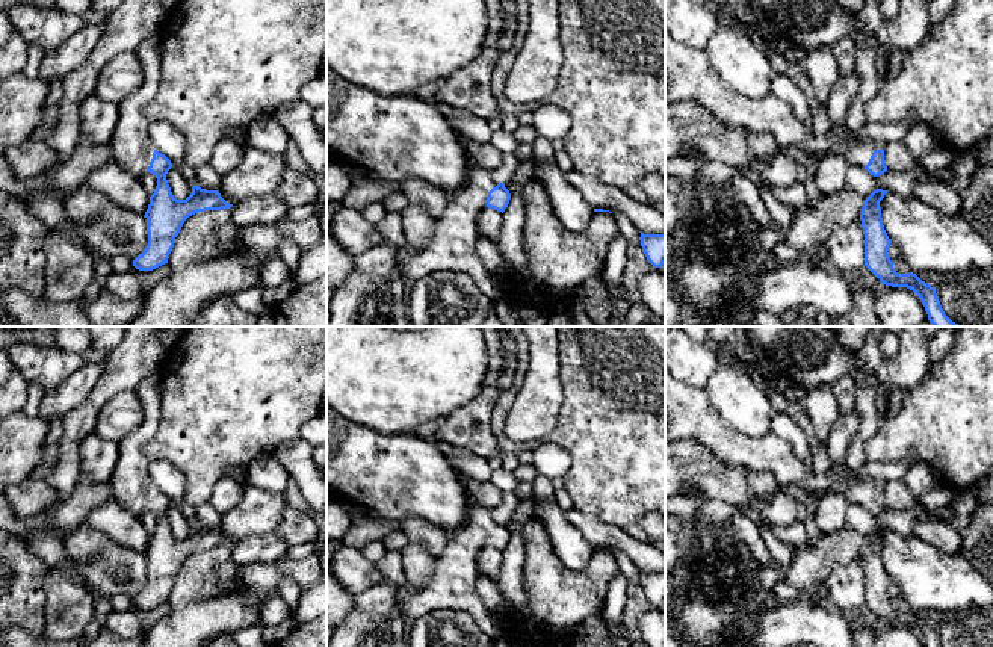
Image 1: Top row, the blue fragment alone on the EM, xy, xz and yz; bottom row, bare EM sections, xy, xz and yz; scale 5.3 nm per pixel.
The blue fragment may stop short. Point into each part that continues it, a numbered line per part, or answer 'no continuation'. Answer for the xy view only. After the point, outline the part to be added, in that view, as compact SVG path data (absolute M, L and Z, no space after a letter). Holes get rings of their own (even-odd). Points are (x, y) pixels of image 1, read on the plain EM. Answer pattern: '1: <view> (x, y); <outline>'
1: xy (132, 487); M154 373L145 378L135 390L141 399L145 419L119 444L119 460L112 472L109 485L112 499L133 514L148 511L154 485L148 475L151 460L145 455L145 443L157 432L162 413L160 376Z

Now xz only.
1: xz (451, 588); M469 494L466 522L447 538L431 580L420 590L405 590L399 599L399 609L408 624L431 612L466 612L490 639L505 638L496 615L475 590L476 558L487 546L488 531L497 523L493 509Z

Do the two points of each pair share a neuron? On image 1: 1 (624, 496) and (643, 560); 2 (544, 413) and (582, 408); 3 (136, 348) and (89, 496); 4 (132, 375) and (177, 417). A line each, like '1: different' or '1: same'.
1: different
2: different
3: different
4: different

